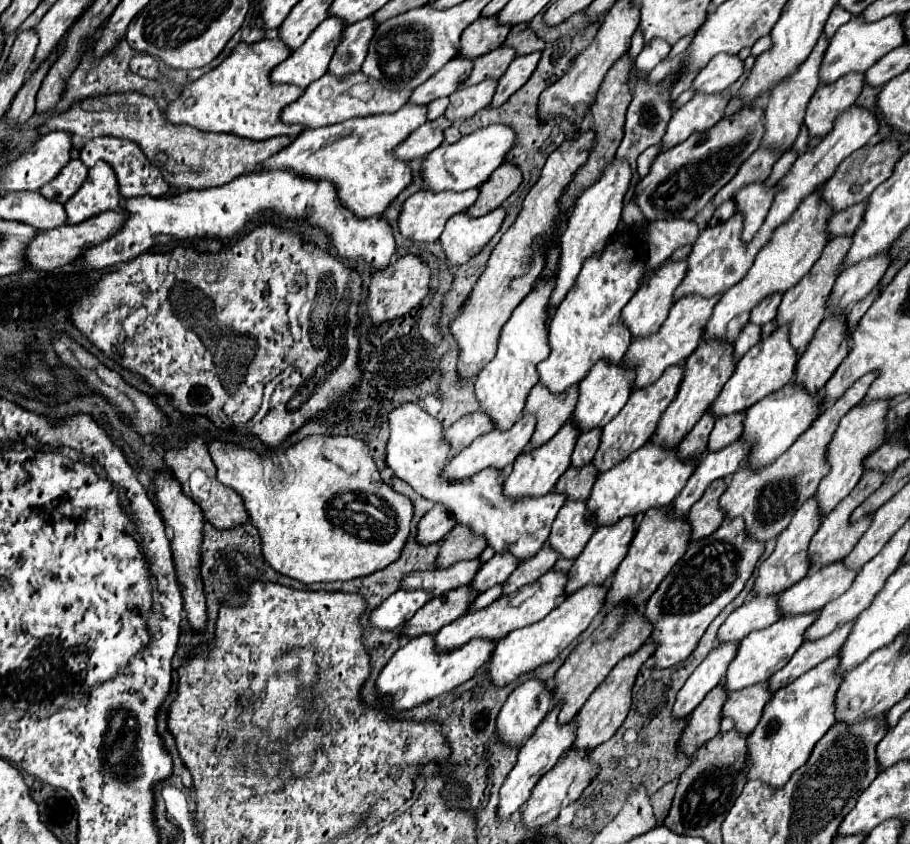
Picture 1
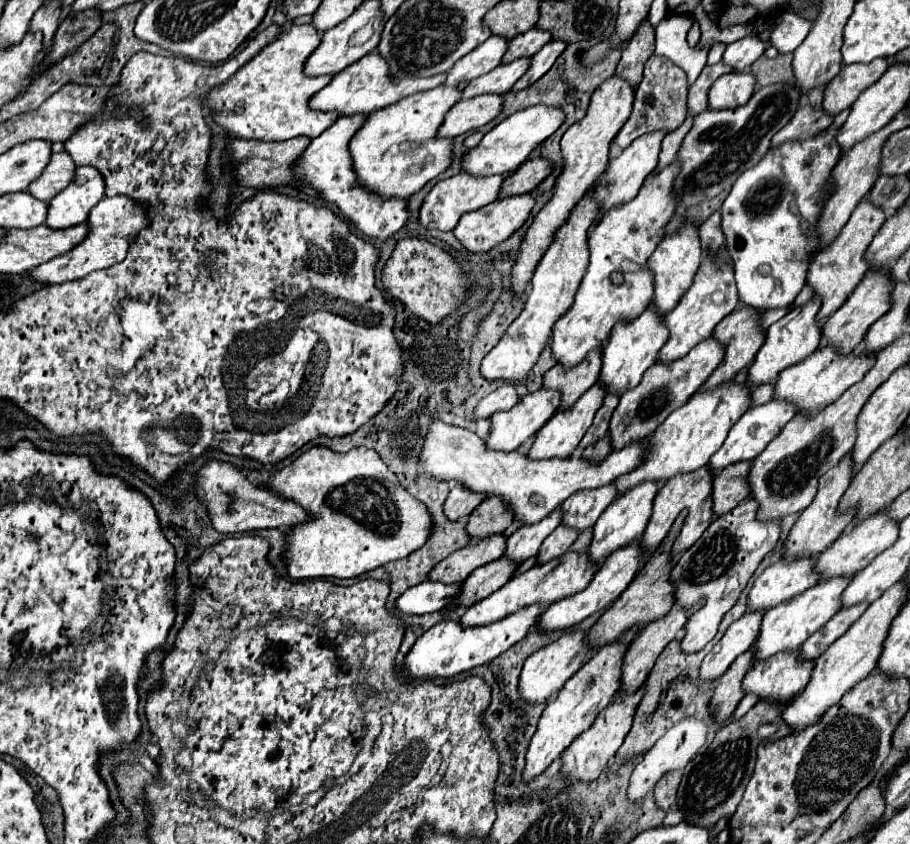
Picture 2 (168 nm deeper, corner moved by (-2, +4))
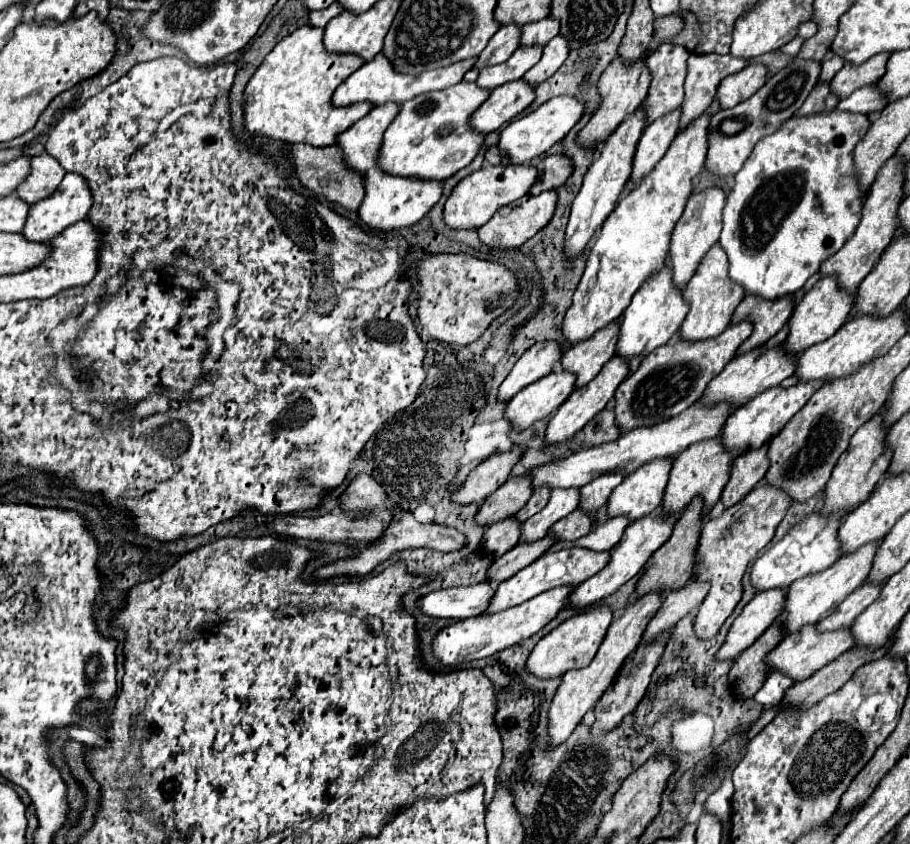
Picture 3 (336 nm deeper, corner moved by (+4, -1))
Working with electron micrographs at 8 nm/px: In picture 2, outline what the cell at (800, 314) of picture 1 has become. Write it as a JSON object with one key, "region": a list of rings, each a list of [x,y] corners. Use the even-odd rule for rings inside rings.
{"region":[[[864,197],[854,209],[850,221],[840,231],[840,235],[814,257],[808,271],[808,285],[814,287],[816,295],[822,299],[822,309],[818,313],[822,321],[842,307],[842,303],[848,299],[848,295],[858,287],[858,283],[866,275],[868,265],[864,265],[864,249],[868,249],[868,241],[872,241],[872,237],[876,235],[876,229],[880,229],[884,221],[886,221],[884,211],[876,209],[876,205],[872,205],[868,197]]]}

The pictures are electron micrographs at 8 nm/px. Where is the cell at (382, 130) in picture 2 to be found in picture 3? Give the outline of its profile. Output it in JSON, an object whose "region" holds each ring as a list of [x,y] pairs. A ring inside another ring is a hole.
{"region":[[[458,82],[446,90],[420,94],[402,104],[398,116],[384,132],[378,150],[378,166],[382,172],[418,180],[446,180],[460,168],[468,166],[476,156],[484,134],[468,128],[470,114],[488,98],[488,90],[478,90],[476,84]]]}

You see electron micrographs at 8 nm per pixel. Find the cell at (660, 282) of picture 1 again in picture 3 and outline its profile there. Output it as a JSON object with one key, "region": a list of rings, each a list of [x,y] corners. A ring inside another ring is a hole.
{"region":[[[708,188],[704,192],[692,194],[684,214],[680,216],[678,224],[674,226],[672,240],[670,240],[670,254],[668,254],[668,264],[672,268],[672,282],[678,290],[684,290],[684,286],[690,282],[694,276],[696,268],[700,266],[700,260],[704,254],[718,242],[720,230],[722,230],[722,208],[724,208],[726,194],[720,188]]]}

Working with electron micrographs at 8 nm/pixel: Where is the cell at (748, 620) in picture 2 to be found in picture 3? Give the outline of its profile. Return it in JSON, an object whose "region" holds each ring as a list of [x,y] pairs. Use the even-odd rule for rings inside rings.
{"region":[[[766,590],[766,594],[756,594],[748,606],[740,612],[734,624],[728,630],[728,636],[714,656],[716,662],[734,660],[740,652],[744,652],[756,638],[774,624],[774,614],[778,614],[778,606],[782,606],[784,590]]]}

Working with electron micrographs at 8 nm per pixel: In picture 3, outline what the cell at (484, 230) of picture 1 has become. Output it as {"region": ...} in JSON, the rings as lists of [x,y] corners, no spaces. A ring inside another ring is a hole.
{"region":[[[554,190],[542,192],[538,196],[526,194],[520,200],[512,202],[508,206],[502,206],[488,224],[476,228],[478,238],[482,244],[486,244],[490,248],[518,248],[528,238],[532,238],[542,226],[546,226],[546,220],[550,220],[554,214],[554,206],[556,206],[556,192]]]}

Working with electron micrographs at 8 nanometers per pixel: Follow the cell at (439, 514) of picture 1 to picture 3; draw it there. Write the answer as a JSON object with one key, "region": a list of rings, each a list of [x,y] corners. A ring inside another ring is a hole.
{"region":[[[512,448],[508,452],[492,454],[488,460],[480,462],[464,480],[464,484],[452,492],[450,500],[458,506],[482,504],[494,490],[498,490],[510,476],[514,464],[520,460],[522,450]]]}

